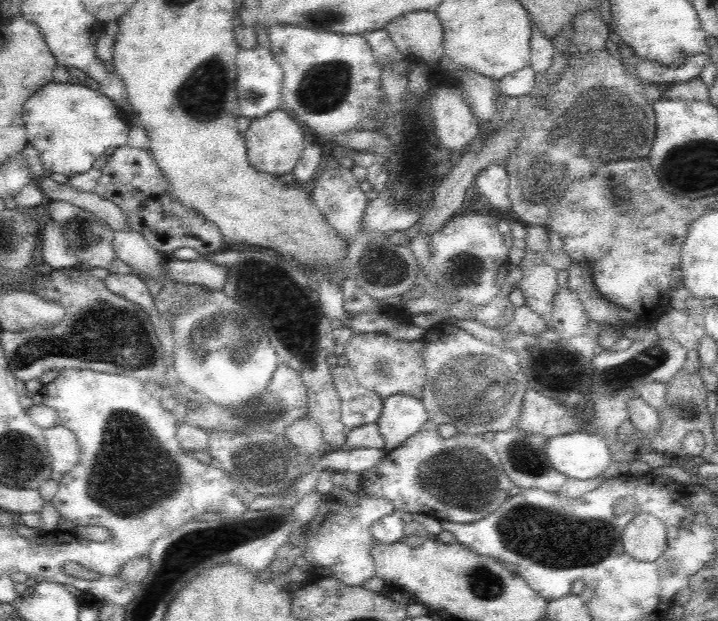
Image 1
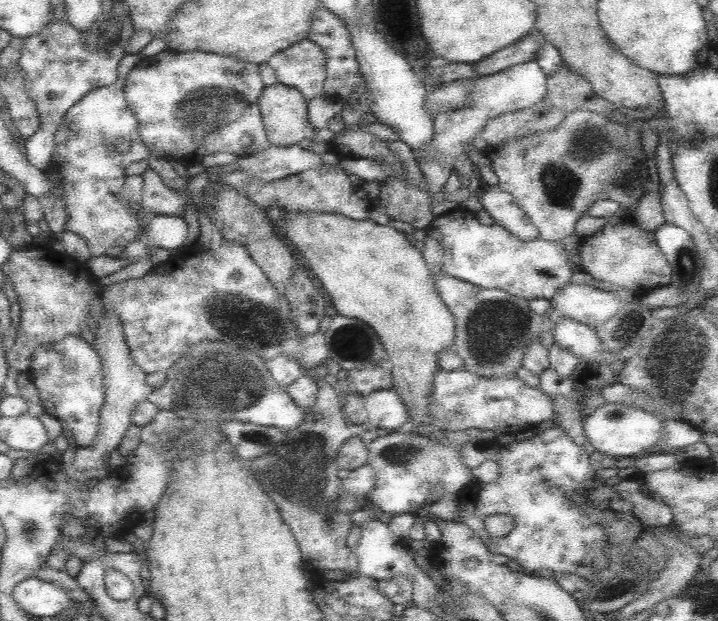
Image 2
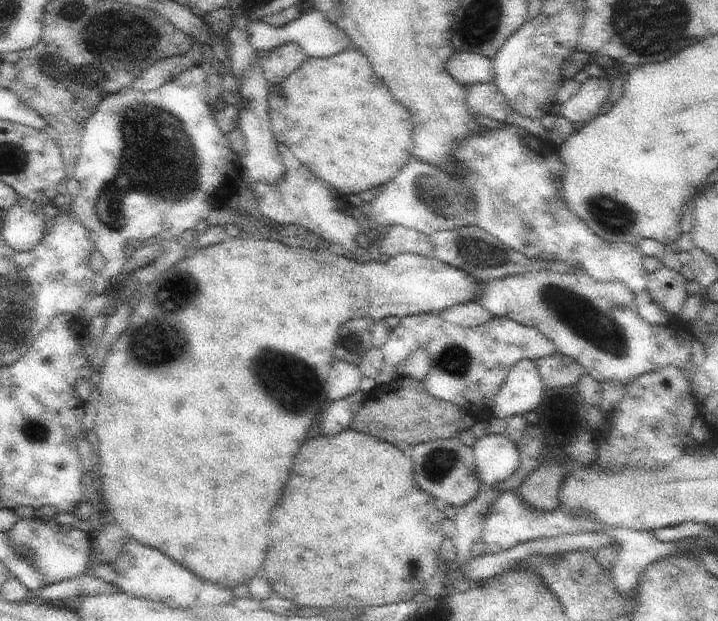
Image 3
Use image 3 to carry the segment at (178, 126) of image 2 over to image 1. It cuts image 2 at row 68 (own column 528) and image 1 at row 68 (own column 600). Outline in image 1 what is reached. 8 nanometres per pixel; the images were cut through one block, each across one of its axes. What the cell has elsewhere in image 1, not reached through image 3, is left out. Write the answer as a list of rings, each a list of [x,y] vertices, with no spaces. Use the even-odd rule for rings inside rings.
[[[260,45],[252,49],[238,48],[238,56],[236,56],[236,67],[238,74],[236,76],[236,93],[238,93],[238,116],[245,116],[247,119],[262,118],[265,114],[272,112],[283,106],[282,78],[284,71],[270,52],[270,49]]]

